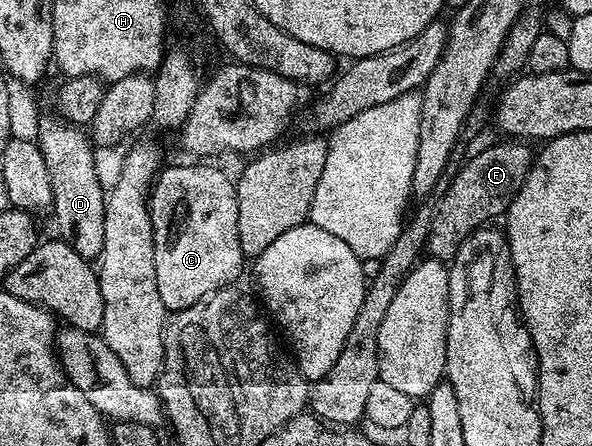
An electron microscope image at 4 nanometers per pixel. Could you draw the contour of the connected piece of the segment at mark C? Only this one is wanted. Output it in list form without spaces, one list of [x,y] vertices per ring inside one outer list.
[[[169,167],[158,174],[149,192],[149,212],[155,245],[155,281],[166,312],[182,311],[220,287],[236,284],[247,256],[239,245],[237,184],[217,167]]]

